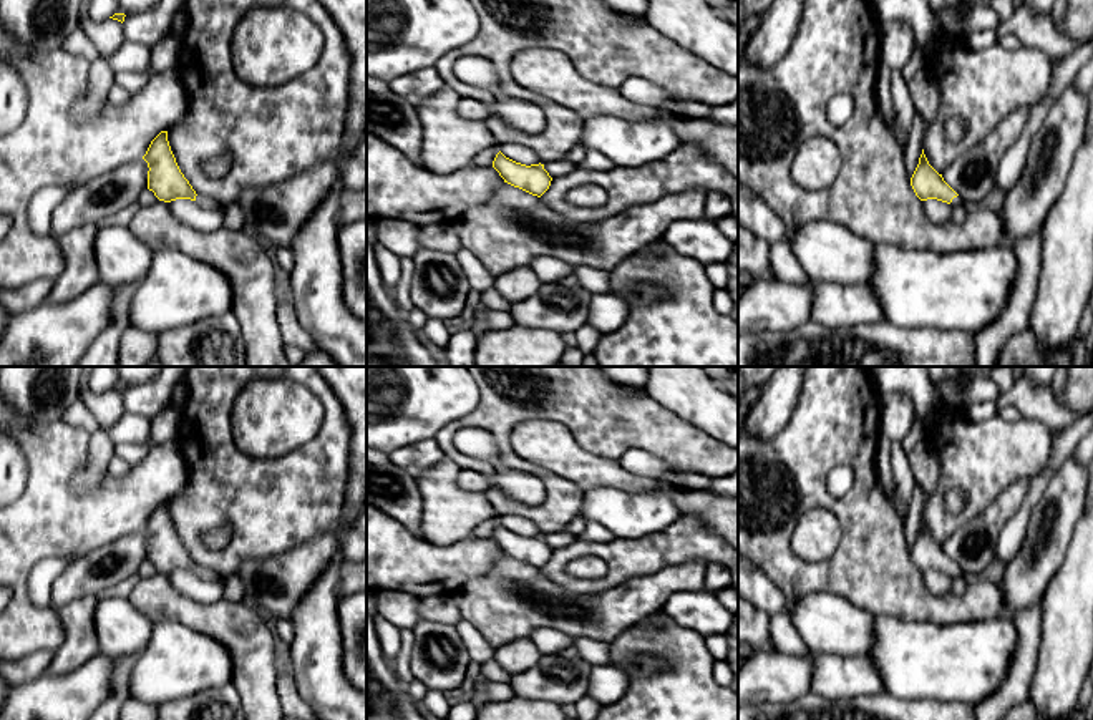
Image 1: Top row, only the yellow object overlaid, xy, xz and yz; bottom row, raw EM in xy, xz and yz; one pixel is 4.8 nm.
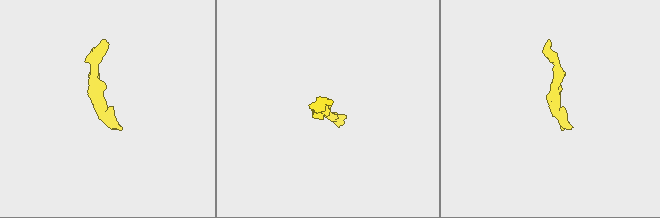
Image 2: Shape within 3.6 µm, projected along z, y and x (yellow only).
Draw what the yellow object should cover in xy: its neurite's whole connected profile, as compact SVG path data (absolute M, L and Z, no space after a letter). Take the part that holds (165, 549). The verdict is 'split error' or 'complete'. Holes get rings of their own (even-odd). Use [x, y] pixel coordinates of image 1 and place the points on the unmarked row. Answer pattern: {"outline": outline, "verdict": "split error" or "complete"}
{"outline": "M161 503L149 516L143 531L148 534L148 561L159 572L171 574L176 571L196 572L201 579L224 577L207 567L197 566L181 544L168 513L168 503Z", "verdict": "split error"}

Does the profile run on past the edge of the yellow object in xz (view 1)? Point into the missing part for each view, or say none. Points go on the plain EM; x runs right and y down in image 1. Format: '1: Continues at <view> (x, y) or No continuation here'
1: No continuation here

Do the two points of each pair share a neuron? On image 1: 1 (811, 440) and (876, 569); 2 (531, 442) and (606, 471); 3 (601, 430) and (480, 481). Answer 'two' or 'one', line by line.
1: one
2: one
3: two

